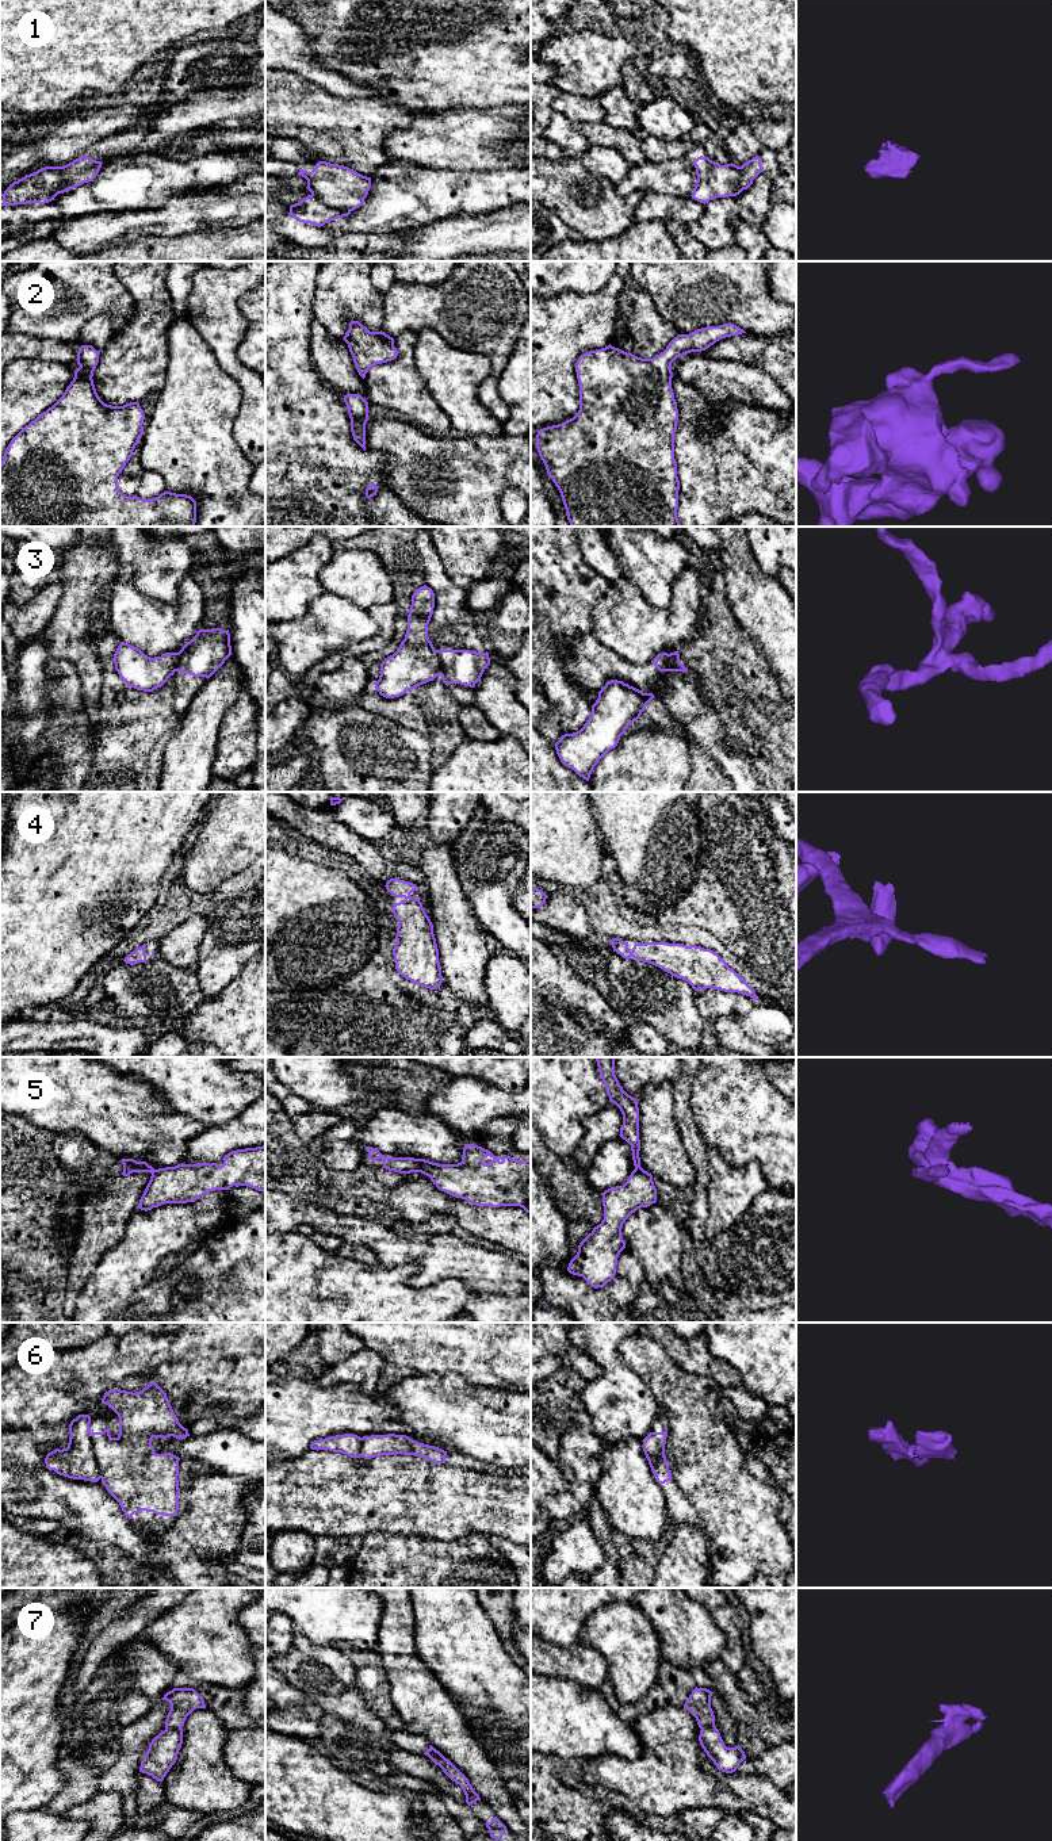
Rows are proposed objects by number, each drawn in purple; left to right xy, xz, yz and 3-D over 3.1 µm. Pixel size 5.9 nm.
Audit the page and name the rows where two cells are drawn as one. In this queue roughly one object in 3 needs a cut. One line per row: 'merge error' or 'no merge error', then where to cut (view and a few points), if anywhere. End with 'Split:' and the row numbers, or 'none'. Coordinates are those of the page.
1: merge error | xz (312, 194), (329, 206), (349, 211)
2: no merge error | no cut
3: merge error | xz (435, 650), (440, 662), (440, 674)
4: no merge error | no cut
5: merge error | xz (416, 1159), (419, 1171)
6: merge error | xy (90, 1434), (92, 1451), (102, 1477)
7: merge error | xy (180, 1727), (165, 1730)
Split: 1, 3, 5, 6, 7

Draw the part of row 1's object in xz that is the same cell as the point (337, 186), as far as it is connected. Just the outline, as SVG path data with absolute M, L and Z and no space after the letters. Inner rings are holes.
M318 161L311 172L299 169L298 175L307 180L311 195L341 211L359 208L371 188L371 177L326 161Z

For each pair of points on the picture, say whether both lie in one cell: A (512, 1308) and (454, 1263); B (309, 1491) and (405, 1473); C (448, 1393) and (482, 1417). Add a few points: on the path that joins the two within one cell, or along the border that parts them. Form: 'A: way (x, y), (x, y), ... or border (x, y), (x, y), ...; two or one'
A: way (505, 1290), (482, 1267), (471, 1263); one
B: way (333, 1491), (349, 1491), (355, 1485), (381, 1485); one
C: way (456, 1401), (474, 1417); one

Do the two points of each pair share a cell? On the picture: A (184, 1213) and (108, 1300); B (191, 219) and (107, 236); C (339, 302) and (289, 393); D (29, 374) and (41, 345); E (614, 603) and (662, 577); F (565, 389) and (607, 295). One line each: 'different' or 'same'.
A: same
B: same
C: different
D: different
E: different
F: same

